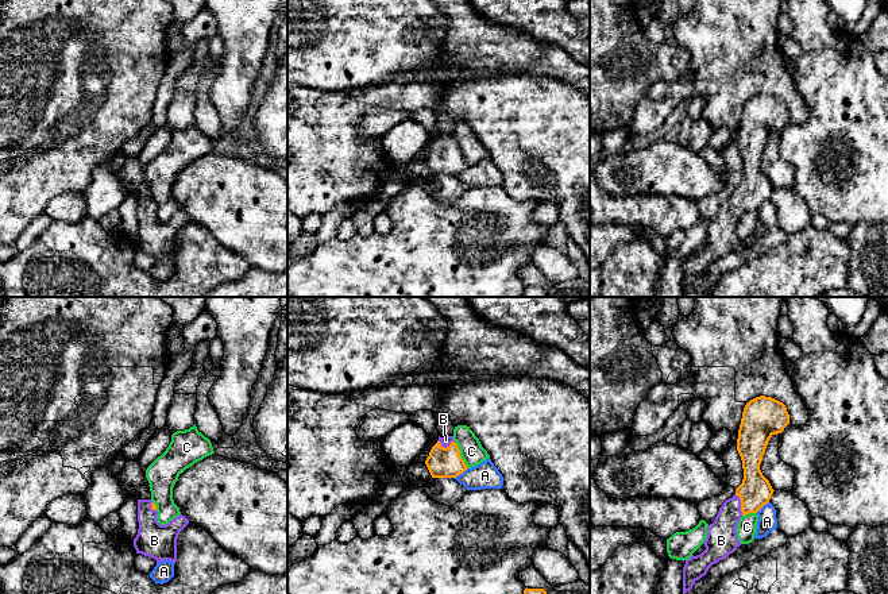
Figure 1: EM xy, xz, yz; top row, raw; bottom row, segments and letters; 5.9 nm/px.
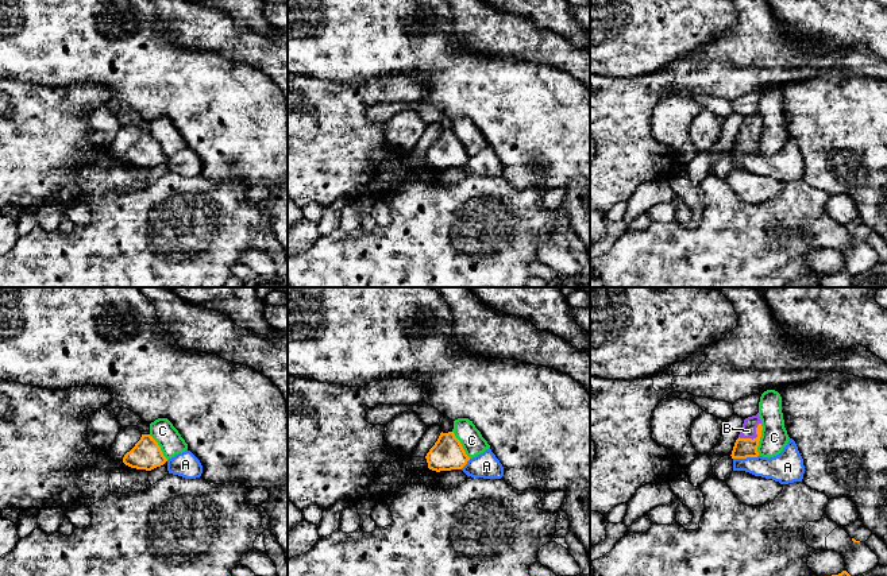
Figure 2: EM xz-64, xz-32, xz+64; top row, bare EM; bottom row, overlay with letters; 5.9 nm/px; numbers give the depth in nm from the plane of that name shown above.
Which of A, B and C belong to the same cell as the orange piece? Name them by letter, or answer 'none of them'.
B

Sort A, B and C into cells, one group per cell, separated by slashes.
A / B / C

